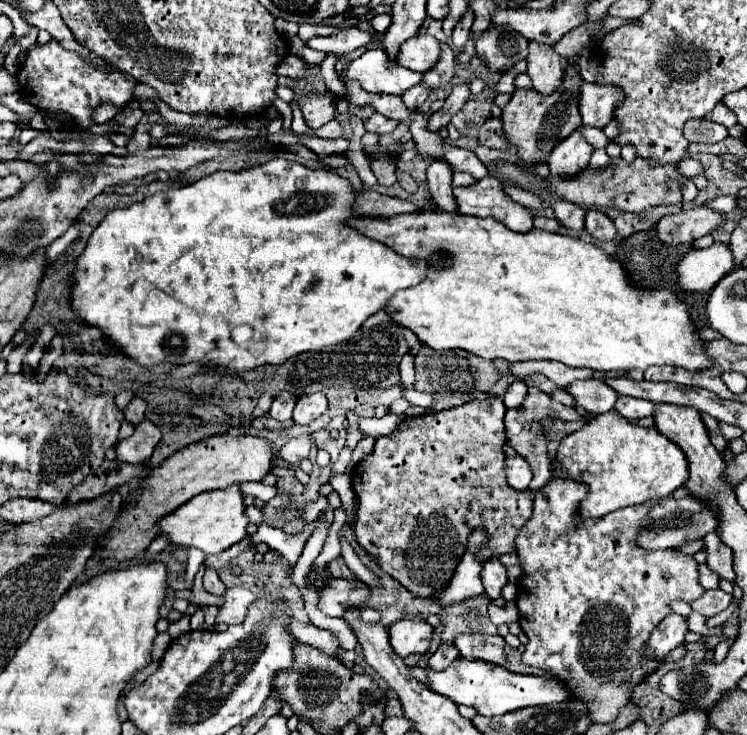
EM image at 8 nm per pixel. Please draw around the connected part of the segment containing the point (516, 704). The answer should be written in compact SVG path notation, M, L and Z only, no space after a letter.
M458 658L458 662L454 662L454 666L446 668L444 672L430 672L430 668L426 668L428 672L428 686L432 690L436 690L438 694L450 698L456 704L464 704L464 706L472 706L480 716L500 716L518 708L528 708L528 706L546 706L546 704L556 704L556 702L566 702L570 698L566 698L566 690L562 690L562 686L558 686L558 682L554 682L554 678L542 678L542 676L528 676L528 674L510 674L508 670L502 670L502 666L496 664L488 664L488 662L474 662L468 658Z

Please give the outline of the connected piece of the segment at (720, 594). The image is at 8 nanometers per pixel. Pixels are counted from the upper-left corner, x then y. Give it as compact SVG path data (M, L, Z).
M706 590L702 594L702 598L694 600L690 606L698 612L702 612L706 618L712 618L716 614L720 614L722 610L726 610L730 604L730 594L726 594L724 590Z

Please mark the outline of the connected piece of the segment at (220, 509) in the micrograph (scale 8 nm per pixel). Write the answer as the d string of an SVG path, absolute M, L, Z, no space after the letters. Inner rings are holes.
M230 486L230 490L214 490L194 496L174 512L160 518L158 528L160 534L168 536L168 542L174 548L198 548L204 554L218 554L246 538L246 524L248 518L244 514L242 494L238 486Z

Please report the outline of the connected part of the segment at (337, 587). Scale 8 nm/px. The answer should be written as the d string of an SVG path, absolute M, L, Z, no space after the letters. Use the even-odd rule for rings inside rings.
M328 580L318 596L318 608L326 616L342 616L346 614L346 606L364 608L370 590L364 582L342 582L342 580Z

